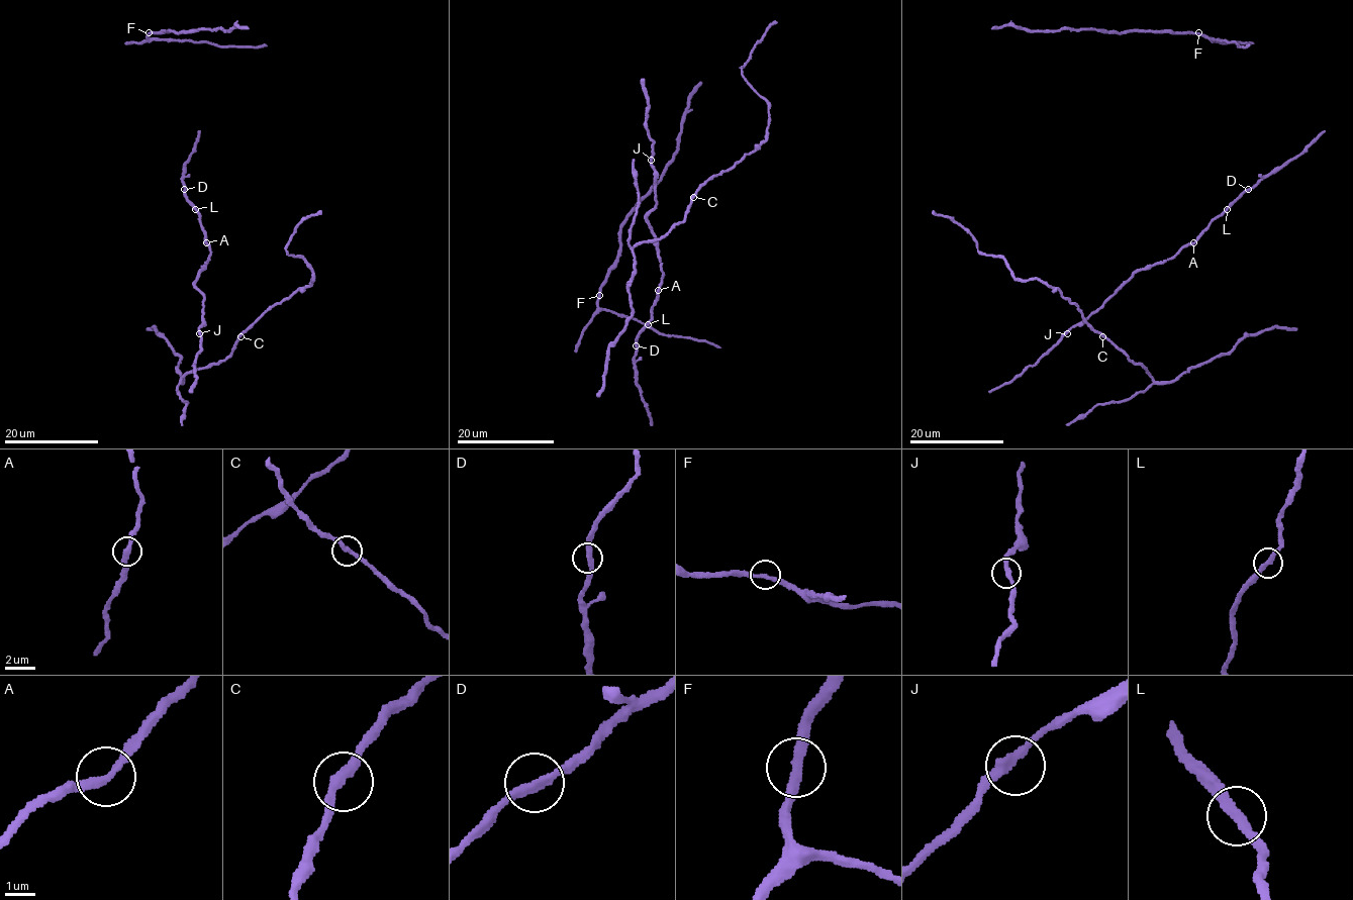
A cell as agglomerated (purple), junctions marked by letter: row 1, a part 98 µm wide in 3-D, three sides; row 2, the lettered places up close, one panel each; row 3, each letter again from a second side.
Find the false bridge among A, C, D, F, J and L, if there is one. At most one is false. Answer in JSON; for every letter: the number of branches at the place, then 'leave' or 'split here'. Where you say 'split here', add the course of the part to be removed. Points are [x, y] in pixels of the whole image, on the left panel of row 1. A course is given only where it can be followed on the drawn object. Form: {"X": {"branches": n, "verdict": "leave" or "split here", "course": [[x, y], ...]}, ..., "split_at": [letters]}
{"A": {"branches": 2, "verdict": "leave"}, "C": {"branches": 2, "verdict": "leave"}, "D": {"branches": 2, "verdict": "leave"}, "F": {"branches": 2, "verdict": "leave"}, "J": {"branches": 2, "verdict": "leave"}, "L": {"branches": 2, "verdict": "leave"}, "split_at": []}

